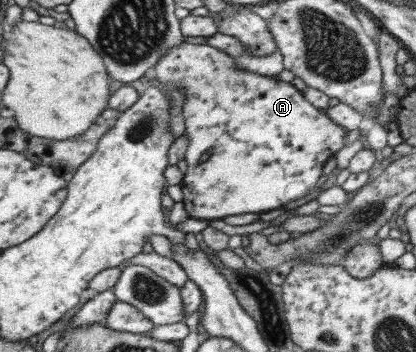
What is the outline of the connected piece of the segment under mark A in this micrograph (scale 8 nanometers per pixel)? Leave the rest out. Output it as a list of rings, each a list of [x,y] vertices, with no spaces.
[[[208,43],[177,45],[155,69],[156,81],[177,83],[186,90],[182,110],[184,133],[189,137],[184,157],[188,168],[181,187],[188,217],[209,221],[283,208],[314,191],[314,185],[325,174],[327,161],[344,145],[346,129],[336,125],[324,110],[316,109],[302,90],[277,77],[239,68],[235,56]]]

